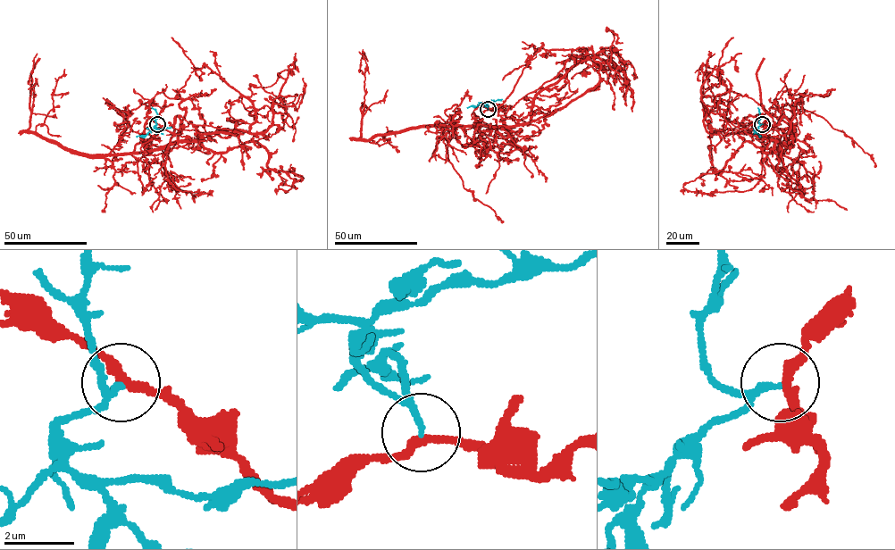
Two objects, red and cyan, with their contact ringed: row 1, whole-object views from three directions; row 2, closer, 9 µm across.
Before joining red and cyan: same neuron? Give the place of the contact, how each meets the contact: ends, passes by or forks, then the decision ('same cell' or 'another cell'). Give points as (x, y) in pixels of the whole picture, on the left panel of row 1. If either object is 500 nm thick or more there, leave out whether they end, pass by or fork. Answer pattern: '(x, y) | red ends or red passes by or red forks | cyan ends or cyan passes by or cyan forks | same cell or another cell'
(157, 124) | red passes by | cyan ends | another cell

